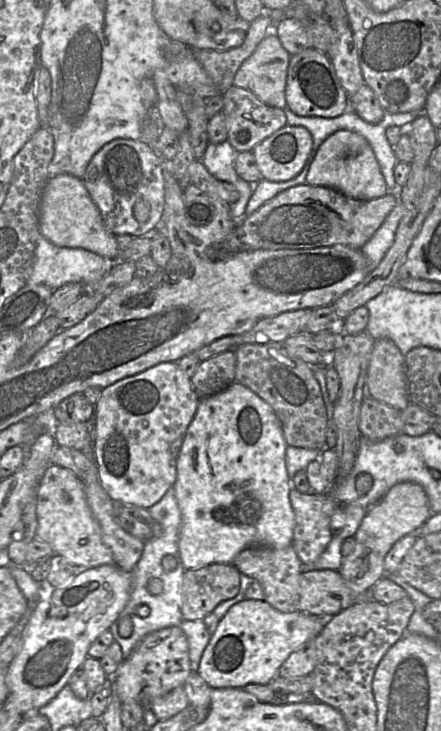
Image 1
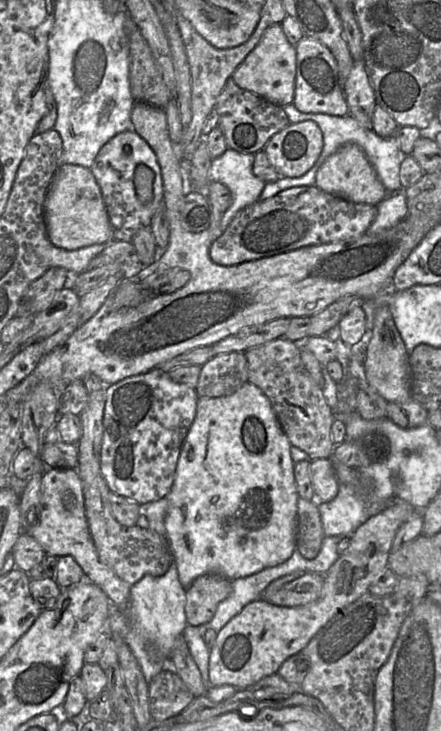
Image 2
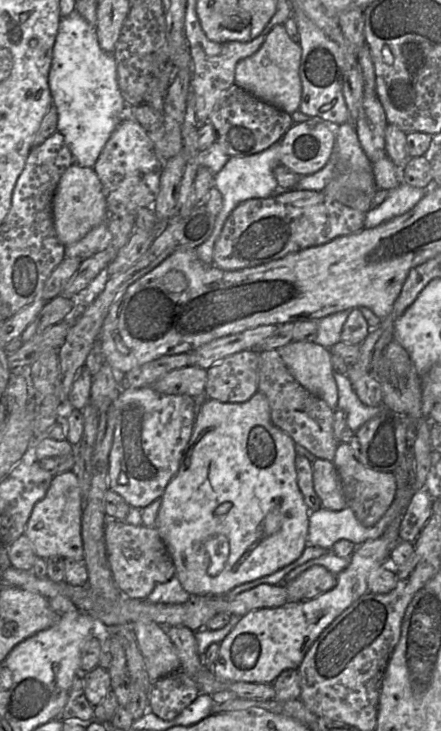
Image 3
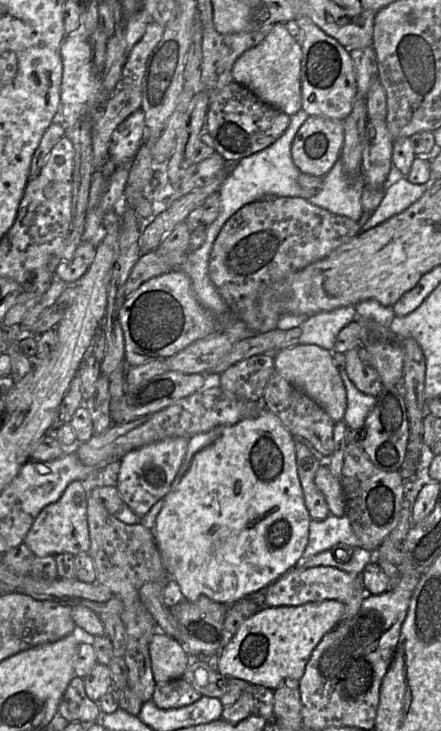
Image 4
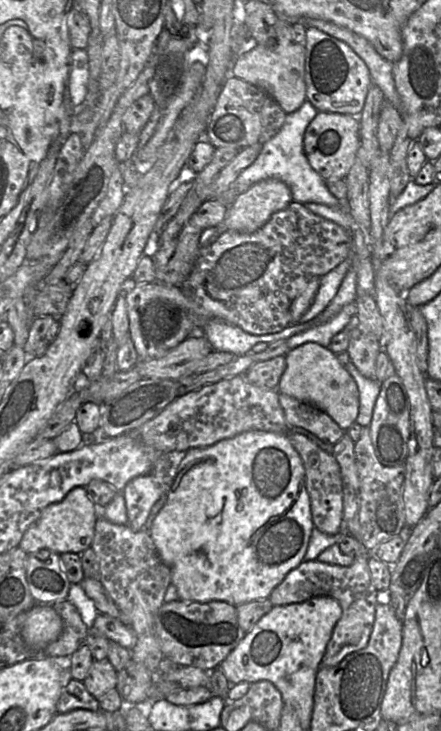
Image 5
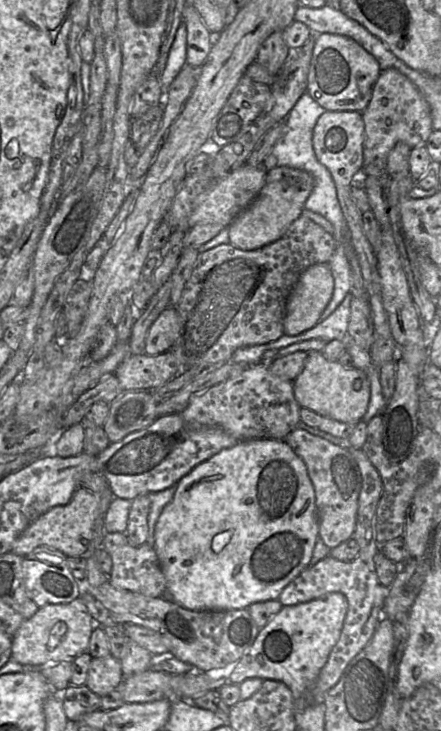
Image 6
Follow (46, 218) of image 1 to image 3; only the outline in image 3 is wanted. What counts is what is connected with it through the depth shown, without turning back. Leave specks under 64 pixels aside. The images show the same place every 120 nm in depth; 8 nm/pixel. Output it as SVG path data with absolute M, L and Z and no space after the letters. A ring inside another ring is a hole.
M72 164L63 173L52 200L53 225L64 245L82 239L93 228L107 223L109 213L101 182L92 168Z

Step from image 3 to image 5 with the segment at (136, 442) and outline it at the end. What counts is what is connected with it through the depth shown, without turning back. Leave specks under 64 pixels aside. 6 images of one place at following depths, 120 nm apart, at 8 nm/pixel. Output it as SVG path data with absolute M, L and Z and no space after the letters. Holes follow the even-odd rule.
M169 452L162 455L171 458L170 473L141 475L130 480L122 490L128 526L134 531L145 529L145 522L154 503L171 487L184 452Z

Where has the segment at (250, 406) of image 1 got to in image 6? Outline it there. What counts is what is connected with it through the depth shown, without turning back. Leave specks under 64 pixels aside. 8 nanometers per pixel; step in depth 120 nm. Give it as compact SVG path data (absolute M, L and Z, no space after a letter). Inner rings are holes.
M267 438L239 441L196 466L179 480L172 500L161 512L154 530L154 549L166 578L166 592L178 605L194 610L230 610L248 608L255 602L278 600L282 590L310 564L319 538L318 509L315 491L304 461L284 441Z

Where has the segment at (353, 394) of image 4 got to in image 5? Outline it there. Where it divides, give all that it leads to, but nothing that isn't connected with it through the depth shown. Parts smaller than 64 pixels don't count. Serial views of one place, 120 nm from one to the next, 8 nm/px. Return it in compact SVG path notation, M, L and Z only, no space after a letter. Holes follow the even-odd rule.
M351 361L343 367L354 378L359 391L359 413L355 422L362 427L368 427L371 423L375 402L380 393L380 382L363 376Z

